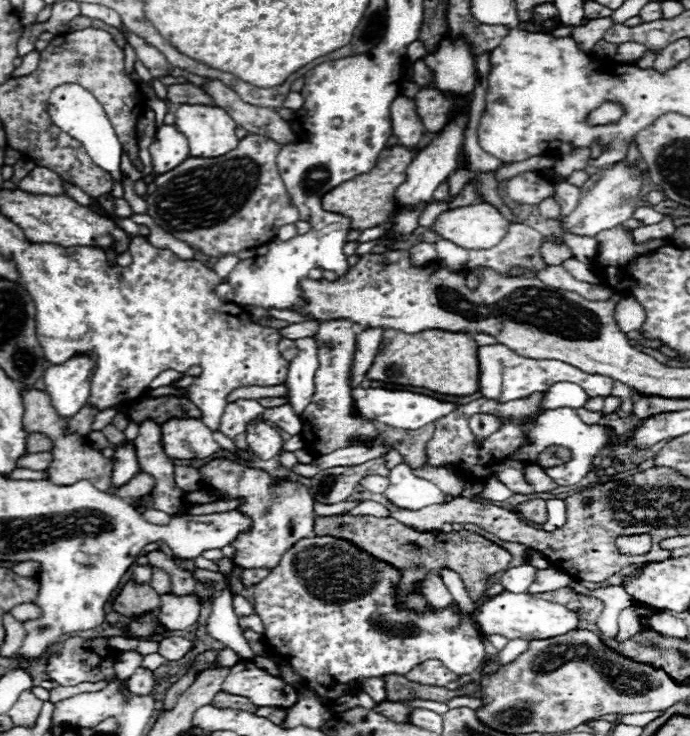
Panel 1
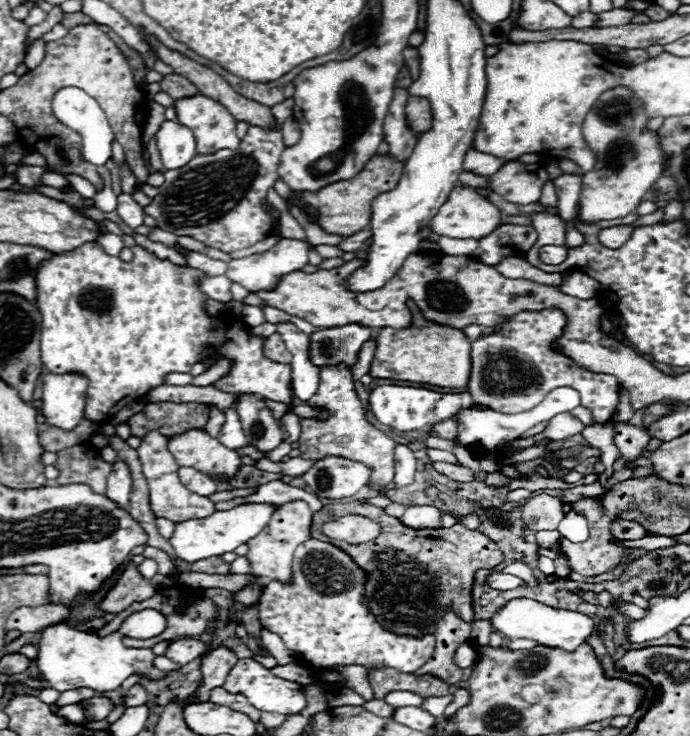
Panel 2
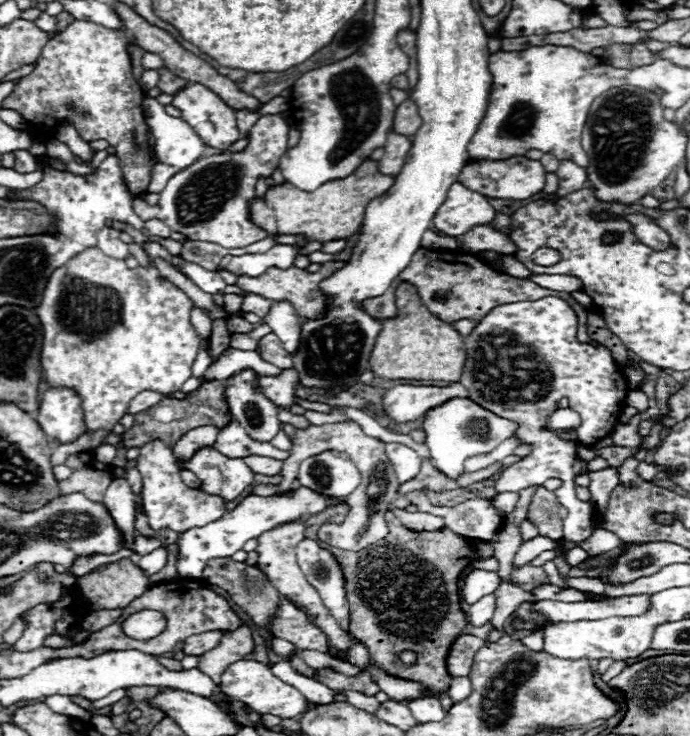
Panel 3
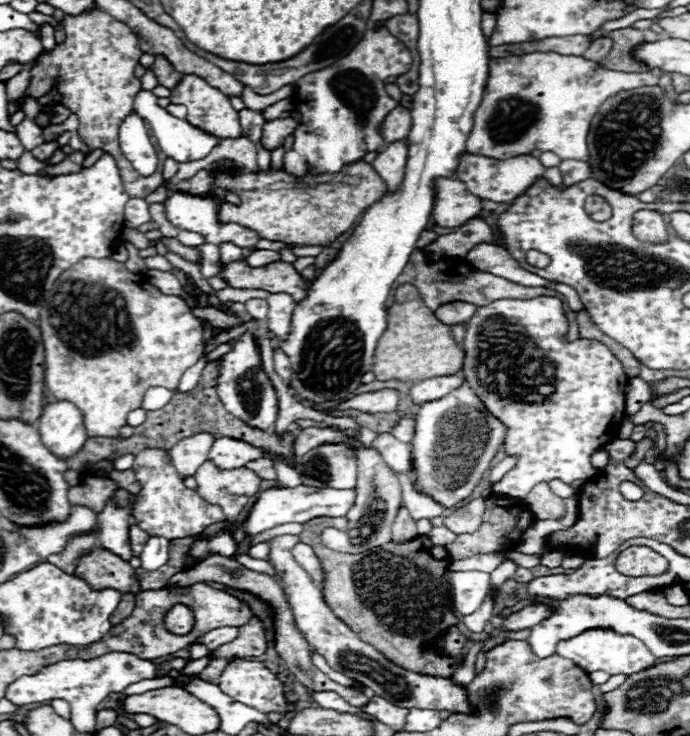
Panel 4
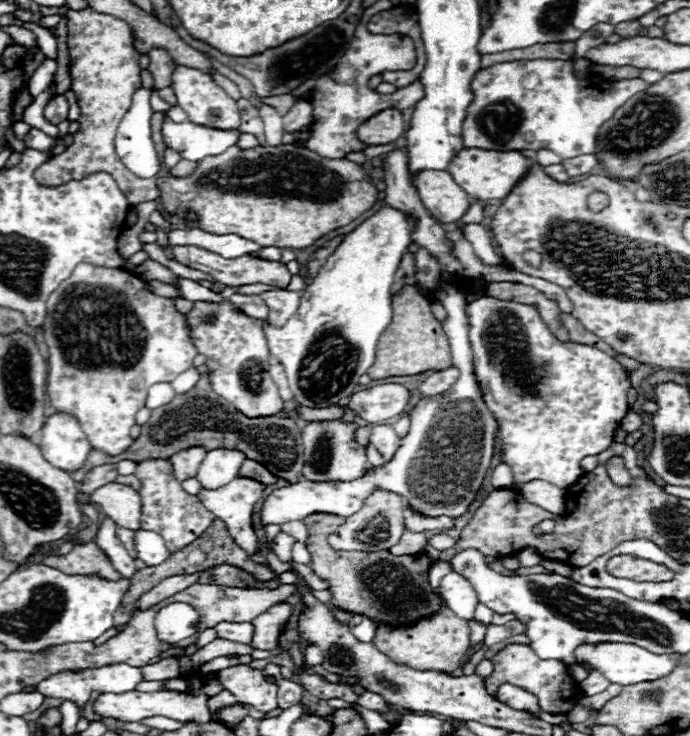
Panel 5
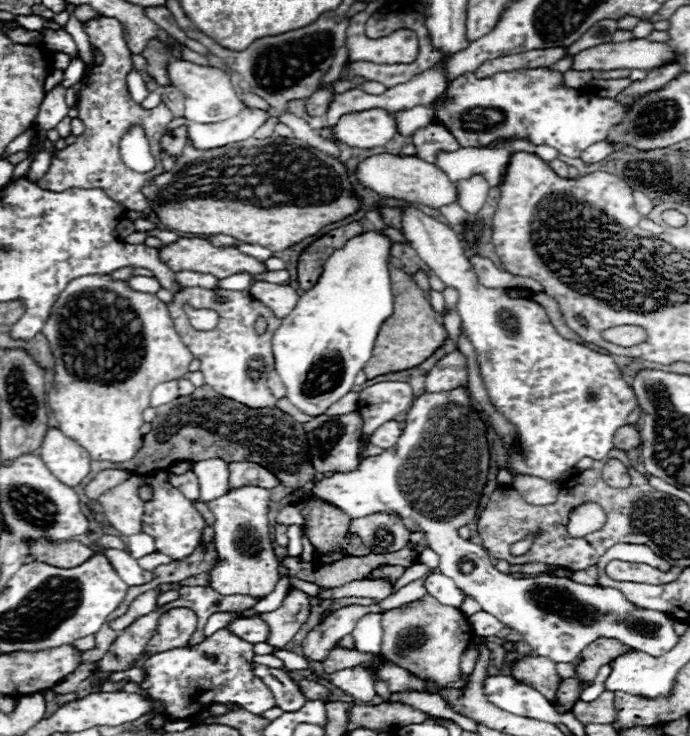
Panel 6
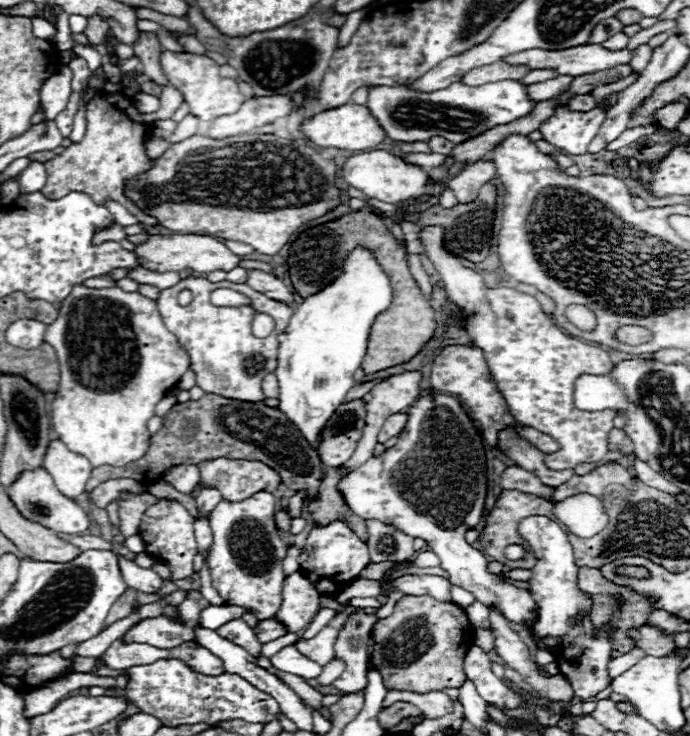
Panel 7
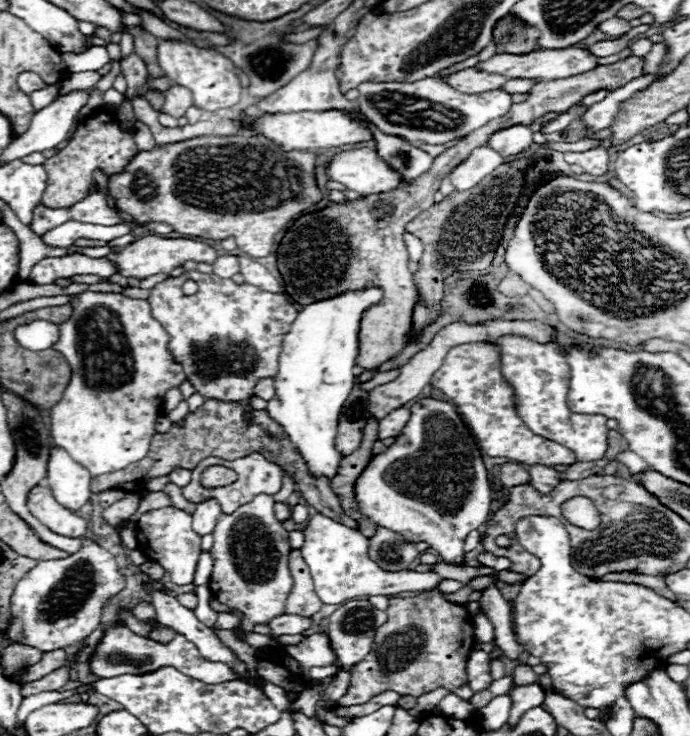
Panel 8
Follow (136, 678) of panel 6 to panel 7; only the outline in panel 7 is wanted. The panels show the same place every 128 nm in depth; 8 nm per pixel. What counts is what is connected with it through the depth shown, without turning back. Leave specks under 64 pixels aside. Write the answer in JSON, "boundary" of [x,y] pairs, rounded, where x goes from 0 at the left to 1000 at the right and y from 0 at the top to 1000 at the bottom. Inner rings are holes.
{"boundary":[[[99,916],[84,927],[72,927],[64,938],[49,938],[35,946],[35,976],[49,976],[55,970],[72,967],[99,940],[119,932],[151,932],[151,935],[180,935],[186,929],[186,918],[136,918],[136,916]]]}

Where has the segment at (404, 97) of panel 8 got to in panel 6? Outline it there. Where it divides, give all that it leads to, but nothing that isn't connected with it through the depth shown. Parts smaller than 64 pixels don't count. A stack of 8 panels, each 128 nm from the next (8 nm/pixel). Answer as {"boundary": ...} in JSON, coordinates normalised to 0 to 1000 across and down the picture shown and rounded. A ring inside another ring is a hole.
{"boundary":[[[757,92],[728,101],[713,101],[710,106],[690,106],[687,98],[670,101],[655,111],[649,120],[649,139],[643,144],[606,144],[588,152],[577,152],[577,179],[586,185],[597,185],[600,177],[609,171],[617,171],[632,158],[649,177],[658,182],[658,188],[667,193],[670,201],[678,198],[707,198],[719,193],[722,188],[748,188],[748,190],[765,190],[777,198],[800,198],[814,212],[838,215],[841,207],[846,207],[852,198],[878,190],[881,177],[896,168],[904,160],[907,149],[904,141],[899,141],[893,133],[870,133],[864,125],[852,120],[823,120],[817,114],[817,101],[797,95],[797,92]]]}

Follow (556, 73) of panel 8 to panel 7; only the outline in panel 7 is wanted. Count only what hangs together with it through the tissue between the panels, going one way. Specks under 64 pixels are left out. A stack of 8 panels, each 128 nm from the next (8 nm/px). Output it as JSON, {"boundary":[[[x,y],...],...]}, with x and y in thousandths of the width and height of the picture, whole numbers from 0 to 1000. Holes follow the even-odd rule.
{"boundary":[[[846,60],[846,63],[832,63],[823,68],[759,68],[754,73],[730,79],[733,84],[742,87],[765,87],[771,95],[786,95],[786,92],[800,92],[809,101],[823,101],[823,103],[843,103],[843,101],[858,101],[870,95],[881,95],[899,87],[913,87],[919,76],[919,68],[881,68],[870,60]]]}

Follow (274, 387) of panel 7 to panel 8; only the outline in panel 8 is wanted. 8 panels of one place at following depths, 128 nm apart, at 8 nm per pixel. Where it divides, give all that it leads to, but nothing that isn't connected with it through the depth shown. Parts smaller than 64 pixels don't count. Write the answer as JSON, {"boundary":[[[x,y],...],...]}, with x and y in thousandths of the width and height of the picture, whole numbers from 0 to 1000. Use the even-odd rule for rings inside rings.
{"boundary":[[[380,514],[380,516],[371,522],[368,538],[380,541],[380,543],[391,543],[391,541],[397,541],[397,535],[400,535],[400,527],[397,527],[397,516],[394,516],[394,514]]]}

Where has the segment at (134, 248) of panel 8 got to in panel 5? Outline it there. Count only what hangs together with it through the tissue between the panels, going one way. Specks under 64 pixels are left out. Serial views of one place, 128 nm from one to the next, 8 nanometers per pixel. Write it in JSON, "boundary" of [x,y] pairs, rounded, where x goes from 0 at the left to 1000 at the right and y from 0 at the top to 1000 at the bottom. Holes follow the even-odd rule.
{"boundary":[[[249,334],[249,342],[252,342],[255,356],[261,356],[272,364],[299,370],[299,372],[310,375],[313,383],[328,386],[328,389],[354,389],[354,386],[374,386],[377,383],[377,386],[391,386],[397,391],[417,391],[417,386],[423,380],[423,372],[417,370],[414,359],[409,359],[409,356],[391,356],[391,353],[380,353],[380,351],[368,351],[368,348],[348,348],[348,351],[328,353],[304,340],[284,337],[284,334]]]}

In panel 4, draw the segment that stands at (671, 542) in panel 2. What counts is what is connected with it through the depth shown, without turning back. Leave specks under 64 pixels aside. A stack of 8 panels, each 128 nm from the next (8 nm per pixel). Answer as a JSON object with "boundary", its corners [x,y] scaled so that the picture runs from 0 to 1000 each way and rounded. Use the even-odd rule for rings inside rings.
{"boundary":[[[736,750],[733,753],[733,758],[739,758],[739,761],[745,761],[751,769],[757,769],[757,772],[774,772],[774,769],[780,769],[783,766],[783,761],[786,761],[786,755],[765,755],[765,753],[754,753],[754,750]]]}

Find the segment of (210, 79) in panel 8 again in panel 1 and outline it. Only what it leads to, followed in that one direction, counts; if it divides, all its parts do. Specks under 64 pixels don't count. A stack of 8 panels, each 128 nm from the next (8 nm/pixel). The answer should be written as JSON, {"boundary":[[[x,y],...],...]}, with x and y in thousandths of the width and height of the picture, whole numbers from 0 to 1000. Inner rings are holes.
{"boundary":[[[261,144],[255,152],[255,177],[272,188],[275,212],[278,215],[313,215],[325,212],[345,198],[342,188],[342,166],[316,144]]]}

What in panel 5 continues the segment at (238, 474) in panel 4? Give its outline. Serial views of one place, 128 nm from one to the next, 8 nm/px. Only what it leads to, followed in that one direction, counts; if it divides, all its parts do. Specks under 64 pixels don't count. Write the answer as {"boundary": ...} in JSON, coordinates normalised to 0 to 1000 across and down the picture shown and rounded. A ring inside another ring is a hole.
{"boundary":[[[342,647],[336,655],[330,655],[328,660],[322,663],[313,663],[313,666],[299,666],[293,663],[287,668],[287,677],[290,682],[296,682],[296,688],[301,693],[307,693],[307,698],[313,698],[313,704],[325,707],[325,712],[330,715],[330,723],[336,728],[336,734],[351,745],[357,747],[359,753],[371,753],[377,747],[377,734],[365,717],[365,690],[374,679],[380,679],[380,666],[383,666],[383,658],[380,655],[371,655],[365,649],[348,649]]]}

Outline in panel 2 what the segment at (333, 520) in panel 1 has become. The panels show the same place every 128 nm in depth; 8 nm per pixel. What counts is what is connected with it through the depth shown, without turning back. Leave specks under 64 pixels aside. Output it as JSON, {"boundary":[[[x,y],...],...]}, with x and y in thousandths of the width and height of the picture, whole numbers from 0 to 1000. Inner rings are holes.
{"boundary":[[[522,682],[470,688],[464,696],[455,698],[452,728],[470,734],[467,712],[501,698],[522,698],[539,704],[554,717],[551,731],[539,736],[528,736],[519,742],[490,736],[487,742],[499,745],[499,750],[504,750],[510,761],[533,777],[530,813],[536,829],[542,829],[545,842],[551,842],[551,848],[559,856],[568,856],[574,861],[614,864],[629,859],[649,821],[658,823],[661,834],[672,845],[681,845],[687,840],[684,796],[687,796],[690,774],[696,772],[710,774],[730,764],[730,753],[725,750],[722,739],[693,720],[681,720],[670,712],[661,712],[655,717],[632,717],[632,720],[600,720],[586,715],[577,704],[559,701],[554,690],[545,690],[539,685],[522,685]]]}

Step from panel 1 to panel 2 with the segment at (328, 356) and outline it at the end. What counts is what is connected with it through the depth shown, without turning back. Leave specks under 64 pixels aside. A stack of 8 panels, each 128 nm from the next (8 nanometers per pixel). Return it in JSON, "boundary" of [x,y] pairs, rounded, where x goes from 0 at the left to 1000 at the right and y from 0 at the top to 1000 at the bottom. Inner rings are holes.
{"boundary":[[[501,495],[490,497],[470,497],[464,500],[464,524],[461,533],[446,546],[455,554],[475,557],[481,565],[475,571],[458,571],[458,568],[435,568],[435,614],[446,625],[461,625],[470,620],[499,620],[507,625],[530,628],[530,633],[539,633],[539,655],[533,658],[542,666],[557,666],[559,658],[571,649],[571,609],[574,601],[562,595],[557,587],[551,587],[545,579],[539,579],[530,571],[528,552],[513,530],[510,505]]]}

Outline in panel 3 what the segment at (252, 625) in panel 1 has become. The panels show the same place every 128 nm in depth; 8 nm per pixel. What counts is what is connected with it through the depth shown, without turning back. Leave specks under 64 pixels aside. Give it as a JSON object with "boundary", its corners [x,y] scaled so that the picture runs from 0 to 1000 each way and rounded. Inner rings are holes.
{"boundary":[[[394,867],[394,886],[397,886],[406,897],[417,897],[417,894],[429,886],[429,880],[426,880],[420,872],[412,872],[412,870],[406,870],[406,867]]]}

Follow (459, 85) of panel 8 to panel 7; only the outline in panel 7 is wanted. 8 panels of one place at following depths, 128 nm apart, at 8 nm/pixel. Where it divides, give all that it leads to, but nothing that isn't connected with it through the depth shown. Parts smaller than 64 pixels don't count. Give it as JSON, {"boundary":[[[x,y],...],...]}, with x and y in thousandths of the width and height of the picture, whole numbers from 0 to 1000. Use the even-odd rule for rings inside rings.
{"boundary":[[[716,84],[707,90],[696,90],[690,95],[681,95],[670,111],[678,111],[678,117],[699,117],[704,111],[719,109],[754,109],[768,98],[765,90],[742,90],[733,84]]]}

